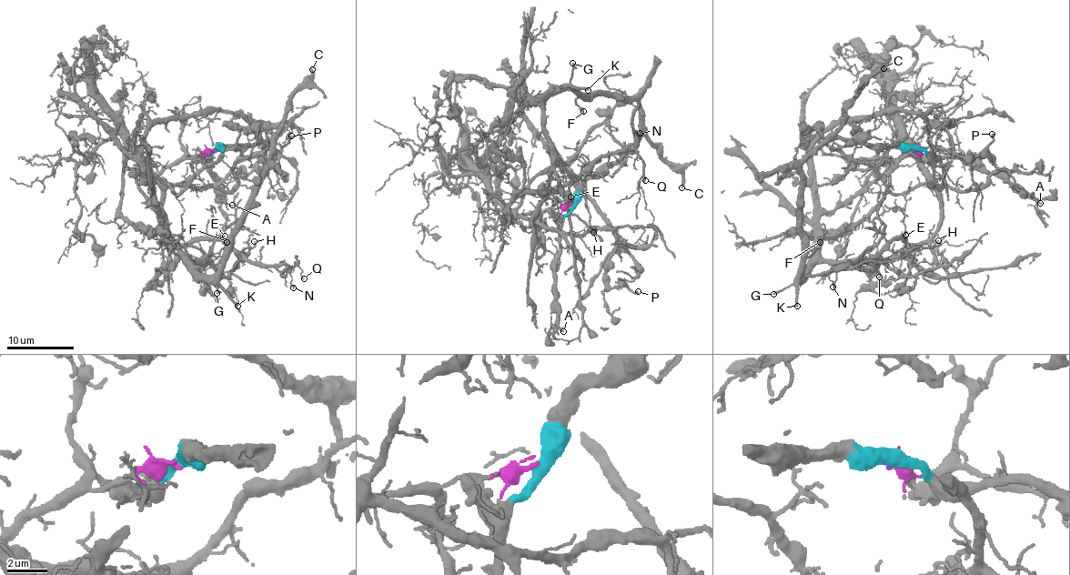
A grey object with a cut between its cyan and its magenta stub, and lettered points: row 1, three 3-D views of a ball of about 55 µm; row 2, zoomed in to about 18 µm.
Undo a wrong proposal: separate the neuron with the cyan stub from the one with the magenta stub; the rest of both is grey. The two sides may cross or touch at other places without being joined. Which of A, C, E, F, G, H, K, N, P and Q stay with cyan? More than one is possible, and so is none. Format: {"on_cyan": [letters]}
{"on_cyan": ["A", "C", "F", "G", "K"]}

